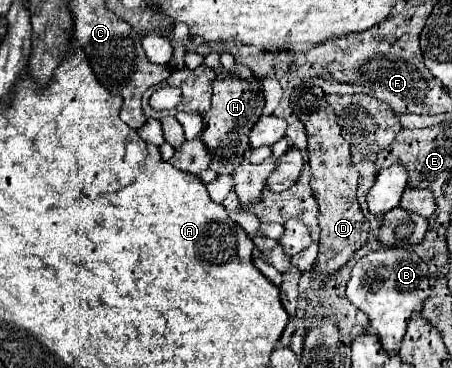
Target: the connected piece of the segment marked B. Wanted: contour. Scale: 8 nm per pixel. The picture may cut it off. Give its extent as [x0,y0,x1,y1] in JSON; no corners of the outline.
[347,248,429,352]

